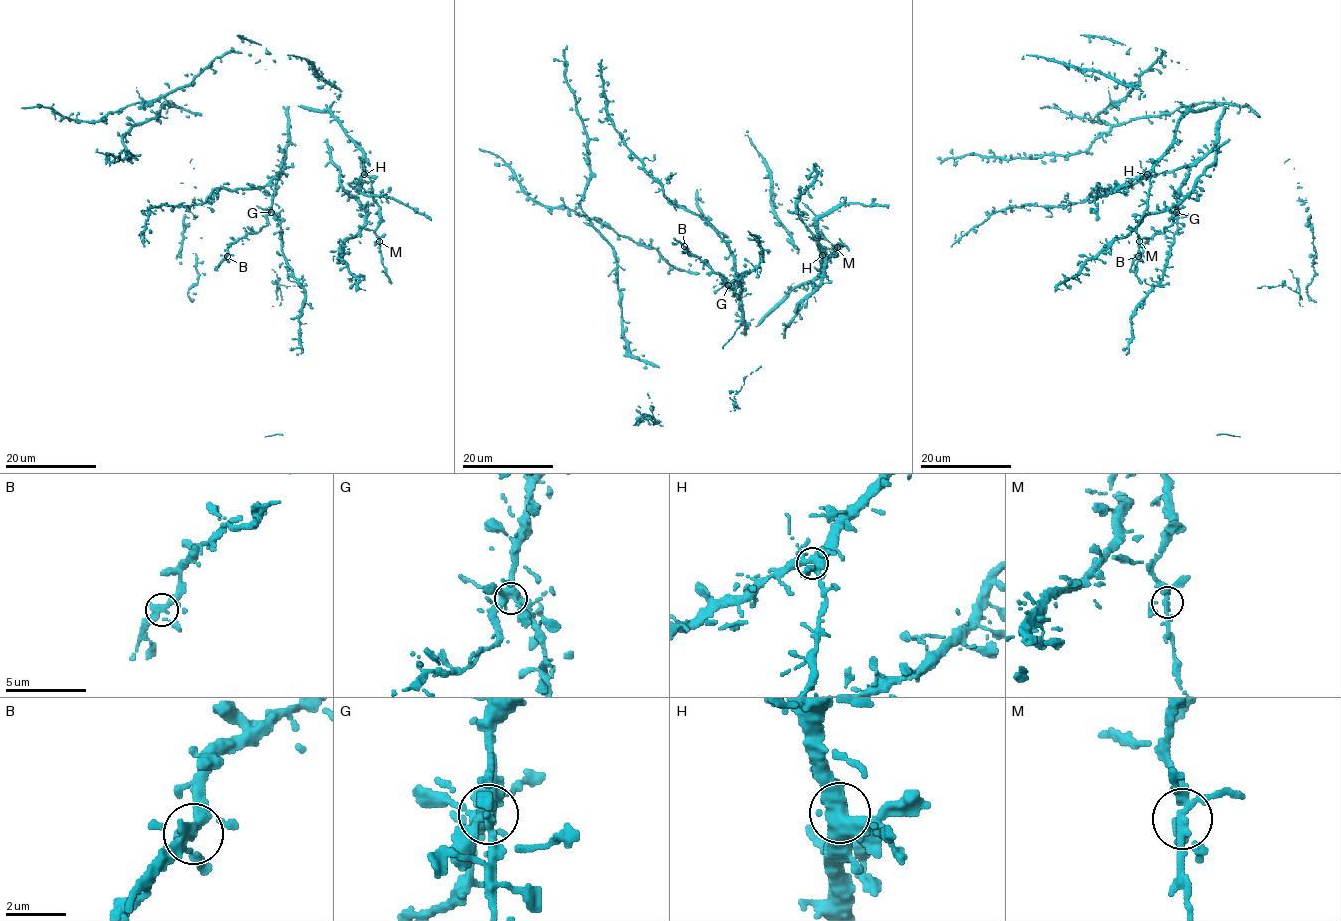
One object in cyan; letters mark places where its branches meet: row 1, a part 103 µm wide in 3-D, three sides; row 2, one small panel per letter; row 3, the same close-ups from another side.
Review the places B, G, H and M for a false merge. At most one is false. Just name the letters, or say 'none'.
none

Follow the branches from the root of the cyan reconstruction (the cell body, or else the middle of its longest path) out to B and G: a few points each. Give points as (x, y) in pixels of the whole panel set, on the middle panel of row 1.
B: (607, 118), (662, 193), (673, 203), (701, 217), (726, 244), (741, 294), (737, 296), (684, 246)
G: (607, 118), (662, 193), (673, 203), (701, 217), (726, 244), (741, 294), (737, 296), (728, 285)

